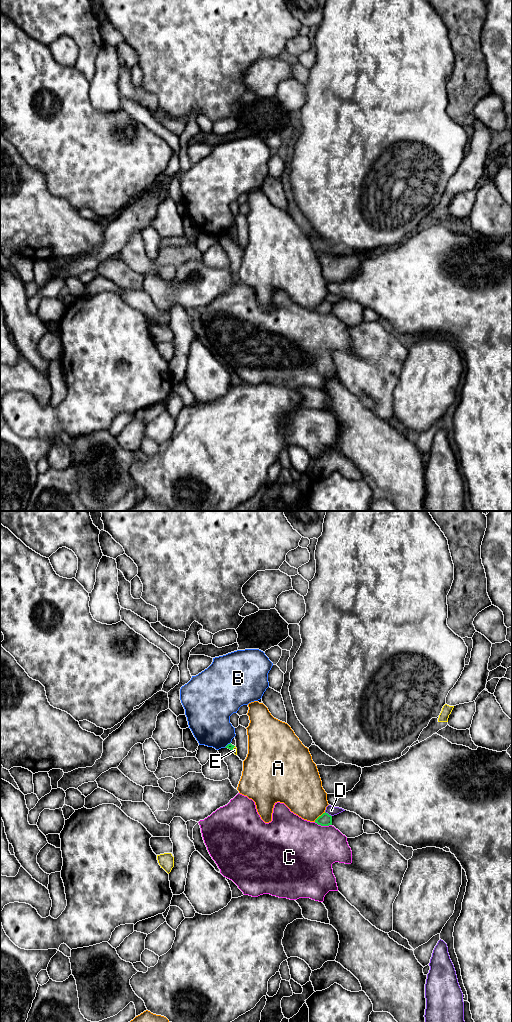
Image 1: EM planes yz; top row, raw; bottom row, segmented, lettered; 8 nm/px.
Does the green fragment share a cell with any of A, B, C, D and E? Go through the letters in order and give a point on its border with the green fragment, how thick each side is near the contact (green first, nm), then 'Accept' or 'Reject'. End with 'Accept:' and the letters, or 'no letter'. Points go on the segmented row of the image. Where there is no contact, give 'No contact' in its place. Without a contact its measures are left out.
A: Touches green at yz (319, 816). Thickness 100 nm (green) against 340 nm. Reject
B: Touches green at yz (228, 744). Thickness 50 nm (green) against 340 nm. Reject
C: Touches green at yz (323, 825). Thickness 100 nm (green) against 460 nm. Reject
D: Touches green at yz (327, 813). Thickness 100 nm (green) against 80 nm. Reject
E: Touches green at yz (233, 747). Thickness 50 nm (green) against 40 nm. Reject
Accept: no letter

